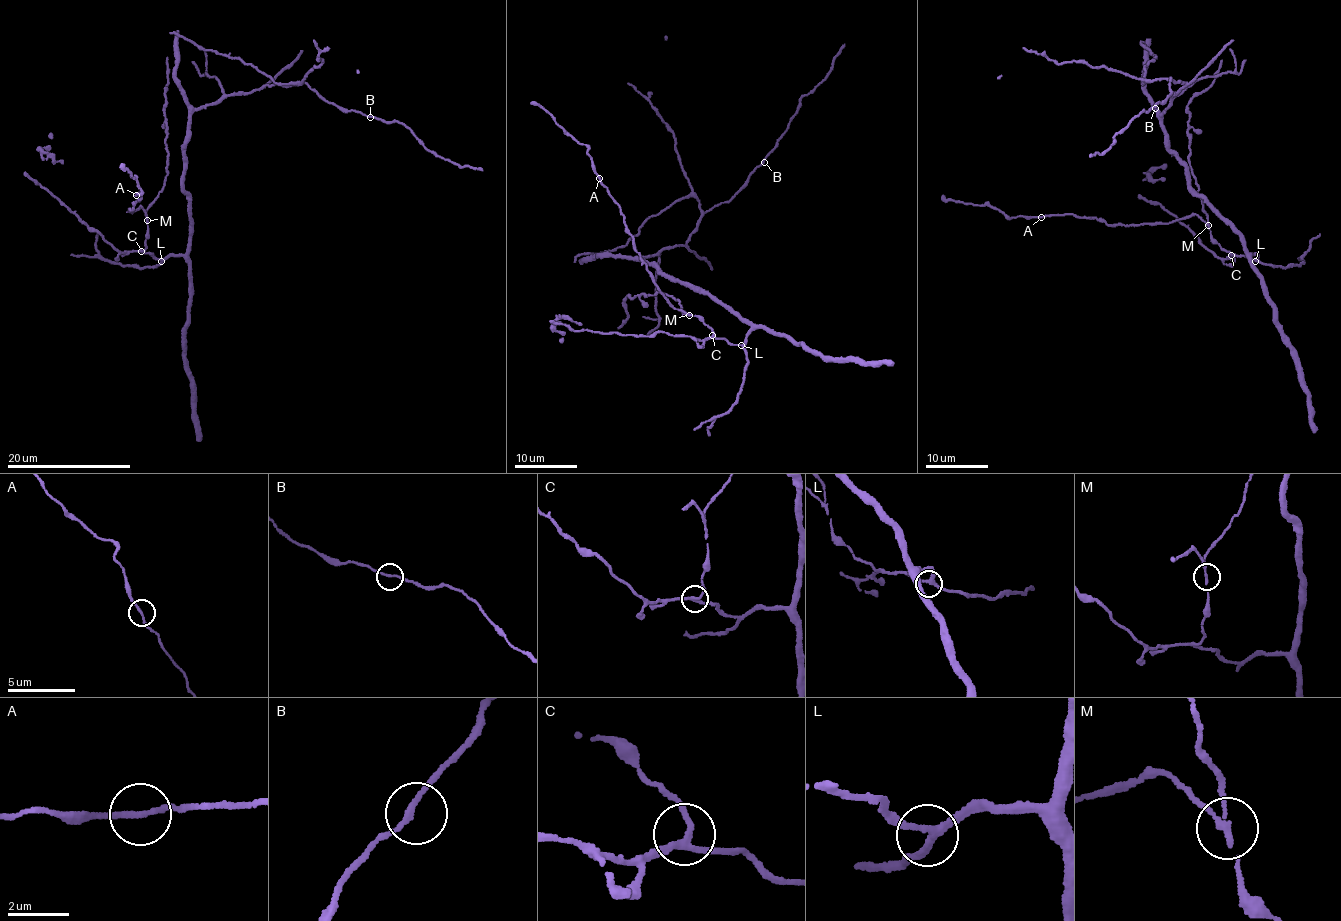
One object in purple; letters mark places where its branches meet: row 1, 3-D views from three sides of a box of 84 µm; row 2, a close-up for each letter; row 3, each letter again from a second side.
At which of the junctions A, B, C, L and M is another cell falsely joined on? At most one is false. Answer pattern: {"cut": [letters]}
{"cut": ["M"]}

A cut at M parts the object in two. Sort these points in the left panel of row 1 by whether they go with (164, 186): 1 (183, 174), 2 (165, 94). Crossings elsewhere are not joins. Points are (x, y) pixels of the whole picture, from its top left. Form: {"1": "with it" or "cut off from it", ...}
{"1": "cut off from it", "2": "with it"}

